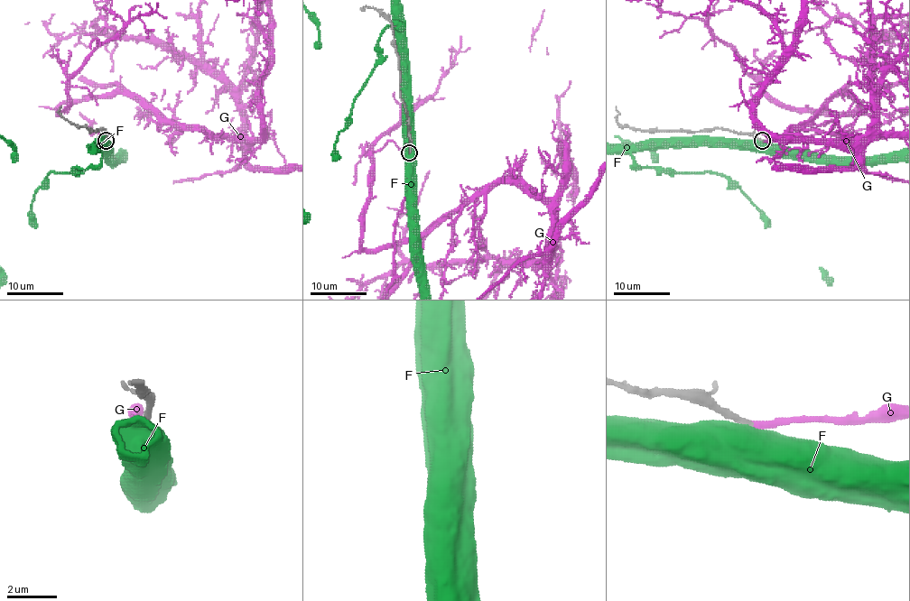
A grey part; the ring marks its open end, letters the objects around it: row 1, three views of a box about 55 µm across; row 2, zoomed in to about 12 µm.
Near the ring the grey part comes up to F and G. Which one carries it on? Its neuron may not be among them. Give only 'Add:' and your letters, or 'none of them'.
Add: G

